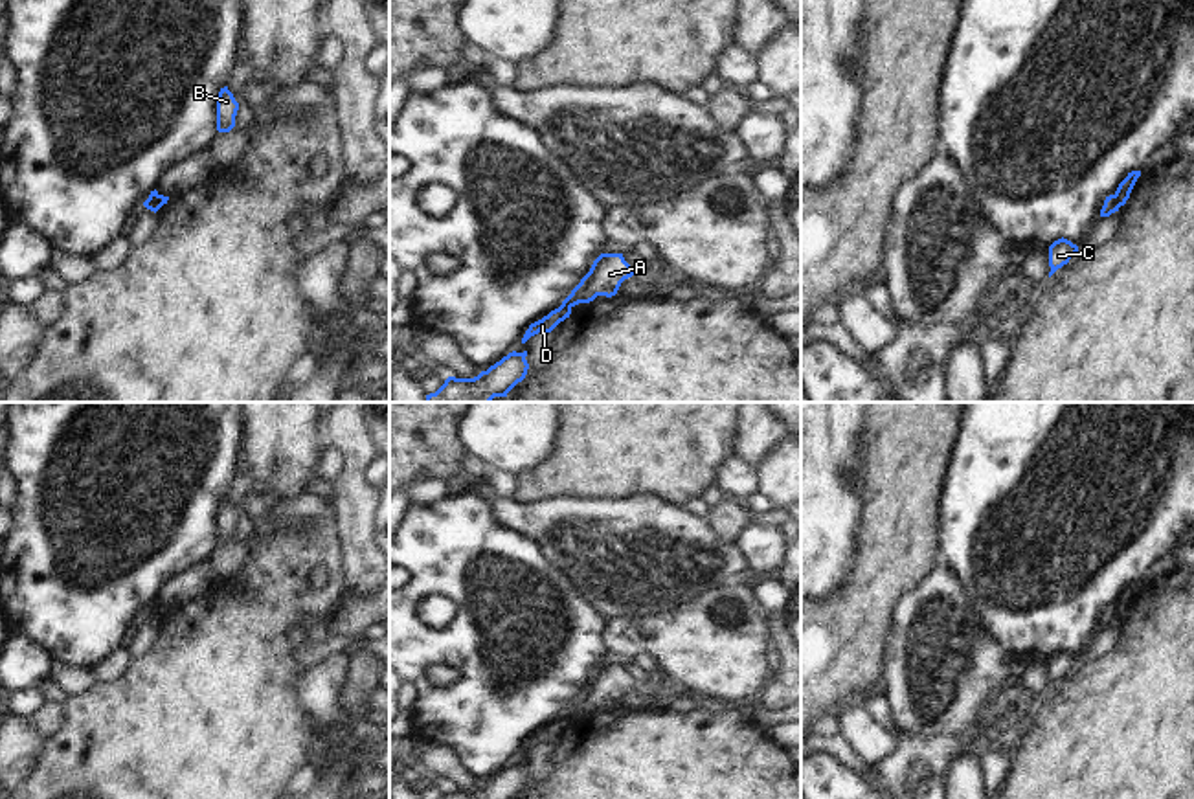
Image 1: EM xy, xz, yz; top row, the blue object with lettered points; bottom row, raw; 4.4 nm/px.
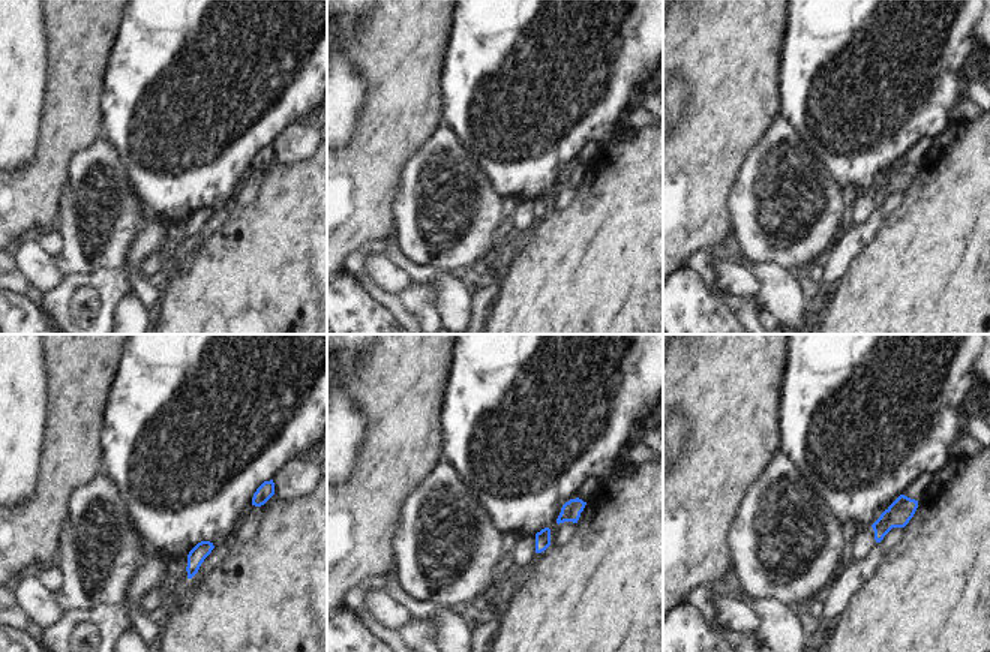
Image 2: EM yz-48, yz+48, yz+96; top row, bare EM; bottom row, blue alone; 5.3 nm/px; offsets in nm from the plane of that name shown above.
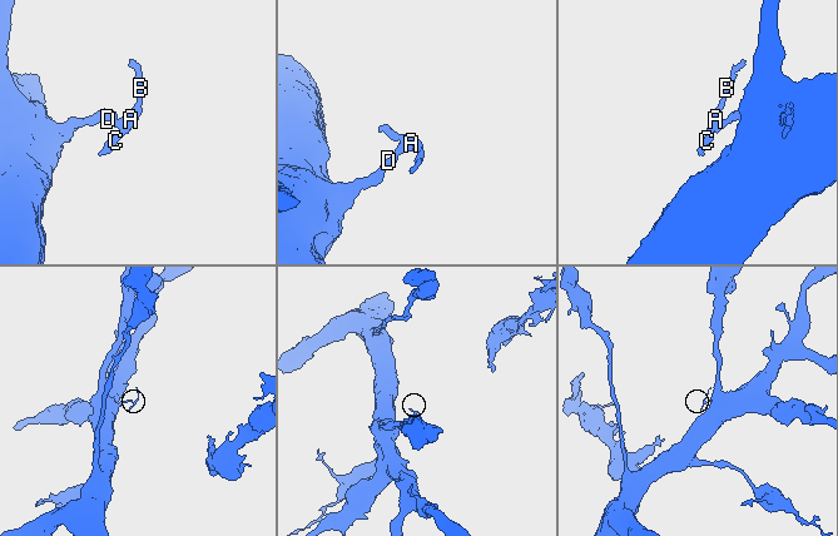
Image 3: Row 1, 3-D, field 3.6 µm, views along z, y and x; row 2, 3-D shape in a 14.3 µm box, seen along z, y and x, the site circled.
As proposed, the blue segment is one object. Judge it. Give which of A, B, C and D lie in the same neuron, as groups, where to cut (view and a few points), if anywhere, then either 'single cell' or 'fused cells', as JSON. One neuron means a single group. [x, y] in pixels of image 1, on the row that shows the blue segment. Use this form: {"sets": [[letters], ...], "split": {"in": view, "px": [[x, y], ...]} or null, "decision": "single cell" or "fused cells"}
{"sets": [["A", "B", "C"], ["D"]], "split": {"in": "yz", "px": [[1114, 195], [1121, 204]]}, "decision": "fused cells"}

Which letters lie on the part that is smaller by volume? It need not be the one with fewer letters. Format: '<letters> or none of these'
A, B, C

